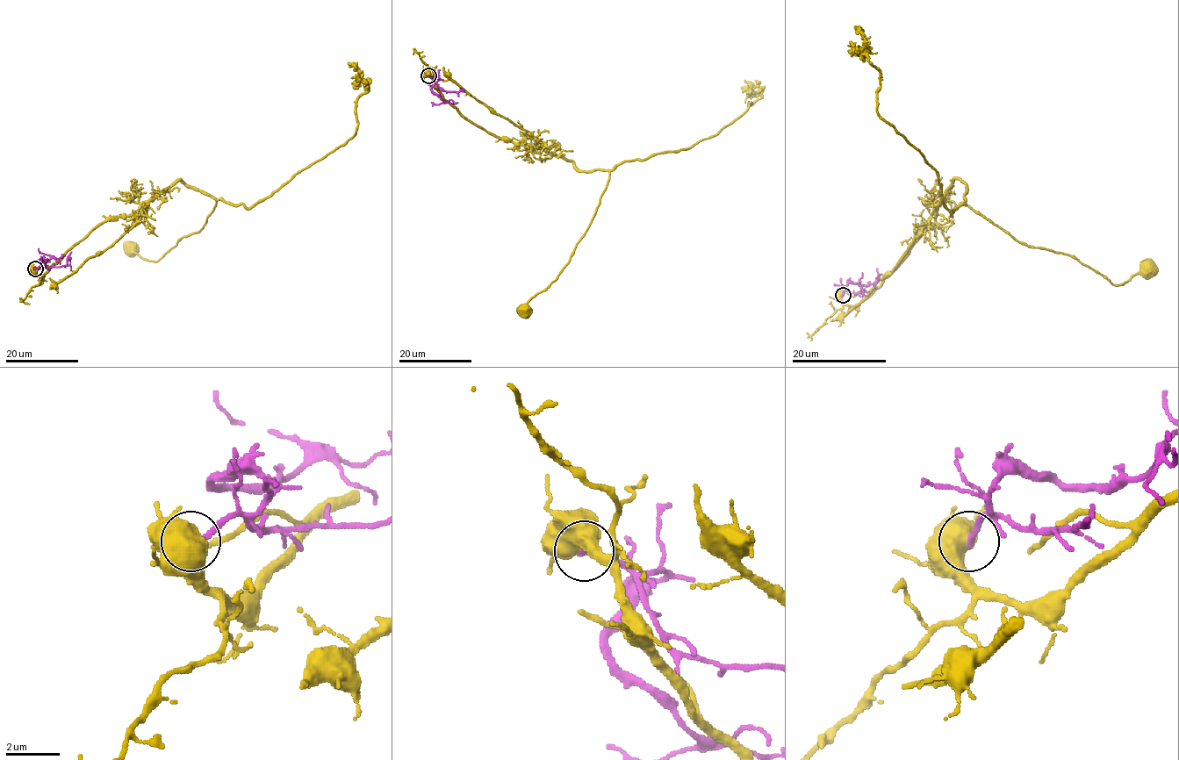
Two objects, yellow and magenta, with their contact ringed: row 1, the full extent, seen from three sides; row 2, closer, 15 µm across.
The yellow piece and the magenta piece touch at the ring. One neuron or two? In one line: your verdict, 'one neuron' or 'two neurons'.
two neurons

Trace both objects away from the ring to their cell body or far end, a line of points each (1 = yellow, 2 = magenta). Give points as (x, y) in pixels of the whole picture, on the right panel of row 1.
1: (843, 295), (847, 305), (867, 298), (957, 179), (964, 201), (1018, 241), (1073, 255), (1117, 285), (1145, 268)
2: (843, 295), (846, 285), (852, 283), (870, 285), (880, 275), (877, 268)

